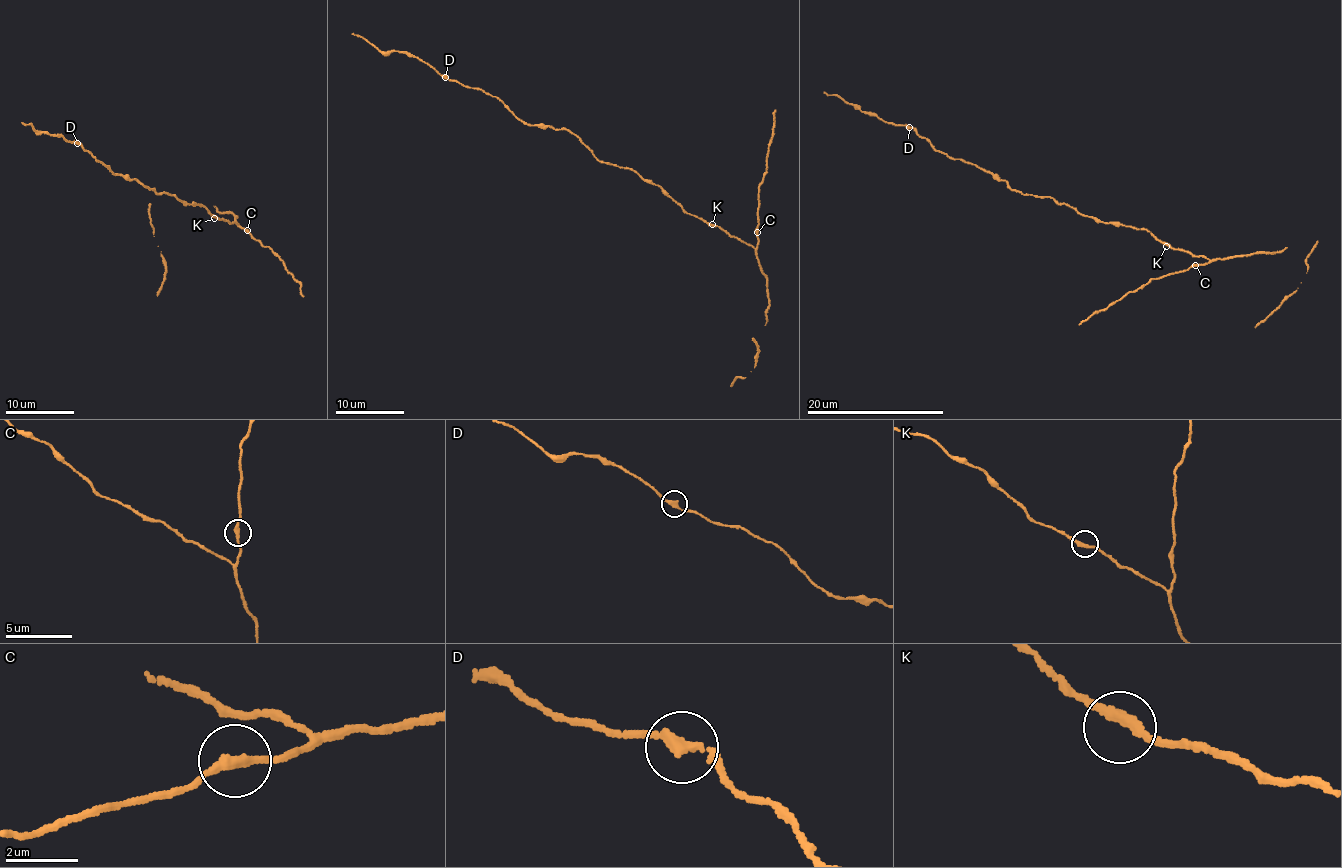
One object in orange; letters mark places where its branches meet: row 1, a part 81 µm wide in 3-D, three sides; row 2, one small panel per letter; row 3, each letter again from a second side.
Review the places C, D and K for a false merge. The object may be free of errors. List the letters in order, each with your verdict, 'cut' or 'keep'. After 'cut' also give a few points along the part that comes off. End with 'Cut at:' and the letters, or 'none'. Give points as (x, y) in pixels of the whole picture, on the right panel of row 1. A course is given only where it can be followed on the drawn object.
C: keep
D: keep
K: keep
Cut at: none

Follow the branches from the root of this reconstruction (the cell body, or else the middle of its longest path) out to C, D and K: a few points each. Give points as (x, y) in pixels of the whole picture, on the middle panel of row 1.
C: (643, 178), (658, 184), (689, 214), (718, 225), (754, 248), (758, 242), (757, 232)
D: (643, 178), (629, 168), (602, 162), (568, 130), (527, 124), (493, 96), (444, 77)
K: (643, 178), (658, 184), (689, 214), (712, 224)

